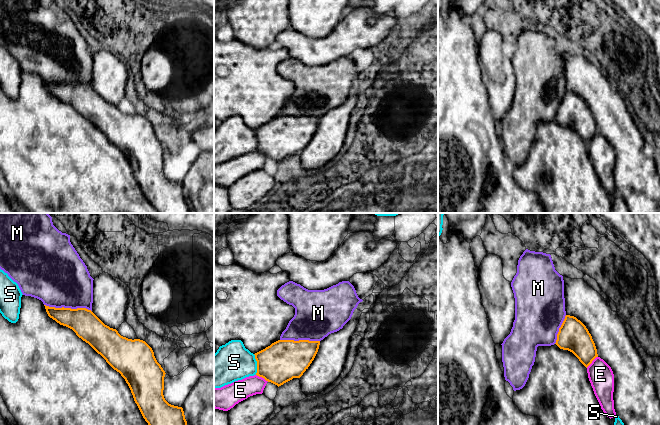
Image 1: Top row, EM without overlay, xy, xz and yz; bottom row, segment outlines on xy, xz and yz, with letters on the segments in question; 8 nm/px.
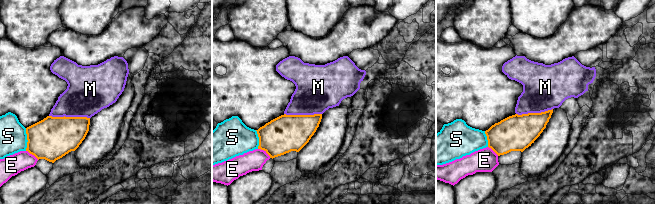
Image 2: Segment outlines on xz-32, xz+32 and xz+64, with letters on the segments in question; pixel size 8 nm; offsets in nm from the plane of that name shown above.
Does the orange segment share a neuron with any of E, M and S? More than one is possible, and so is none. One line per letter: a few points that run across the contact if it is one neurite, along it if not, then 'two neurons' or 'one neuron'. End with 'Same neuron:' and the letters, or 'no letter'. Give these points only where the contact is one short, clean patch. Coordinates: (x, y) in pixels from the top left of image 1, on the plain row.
E: two neurons
M: two neurons
S: two neurons
Same neuron: no letter

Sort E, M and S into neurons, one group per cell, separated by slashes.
E / M / S

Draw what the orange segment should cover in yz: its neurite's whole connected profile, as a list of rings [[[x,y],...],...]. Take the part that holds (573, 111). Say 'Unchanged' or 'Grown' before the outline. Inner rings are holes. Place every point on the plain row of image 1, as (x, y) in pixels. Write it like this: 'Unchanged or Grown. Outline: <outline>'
Unchanged. Outline: [[[565,92],[555,120],[560,125],[572,128],[586,144],[598,133],[591,110],[574,92]]]

